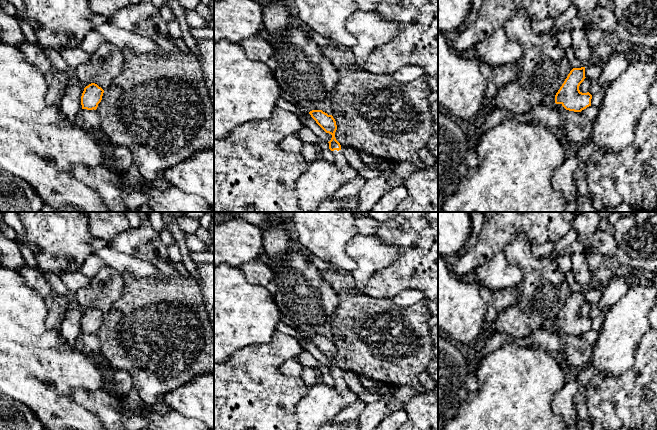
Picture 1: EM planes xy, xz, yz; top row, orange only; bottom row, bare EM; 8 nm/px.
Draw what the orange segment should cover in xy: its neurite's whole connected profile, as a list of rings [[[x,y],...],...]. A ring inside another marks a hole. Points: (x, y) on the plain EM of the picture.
[[[105,266],[99,273],[101,275],[100,285],[94,286],[92,291],[83,291],[82,295],[79,296],[83,302],[95,305],[84,312],[81,320],[82,333],[97,333],[104,314],[121,297],[124,290],[123,278],[117,270]]]

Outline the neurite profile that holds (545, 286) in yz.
[[[542,279],[541,282],[537,284],[538,295],[548,295],[552,290],[553,284],[548,279]]]

